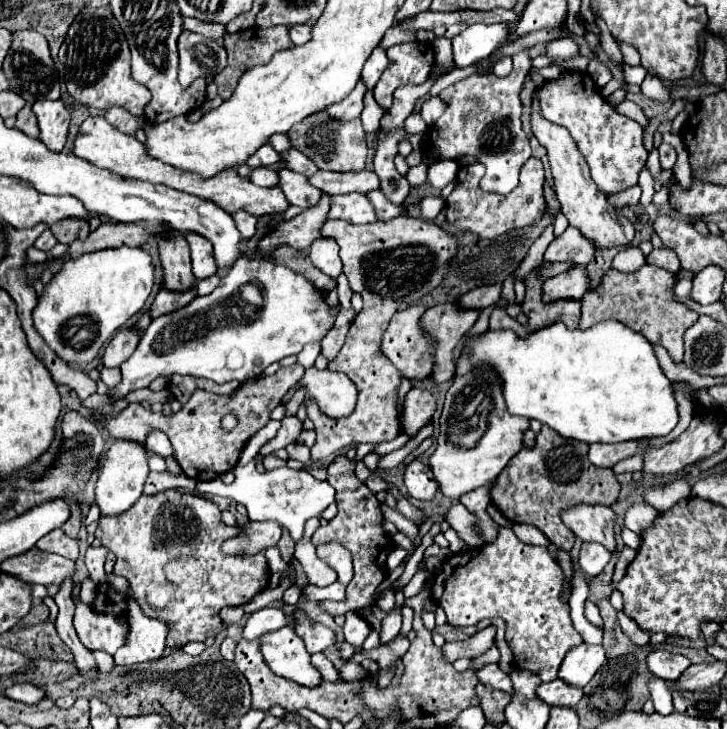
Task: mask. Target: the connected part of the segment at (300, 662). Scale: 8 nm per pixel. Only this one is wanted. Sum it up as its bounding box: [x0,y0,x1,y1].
[259,626,321,686]

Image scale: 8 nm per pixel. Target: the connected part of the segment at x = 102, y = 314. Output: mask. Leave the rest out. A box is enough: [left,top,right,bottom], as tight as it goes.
[33,248,153,364]

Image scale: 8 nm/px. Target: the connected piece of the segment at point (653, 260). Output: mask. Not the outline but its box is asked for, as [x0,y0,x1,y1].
[646,247,681,273]

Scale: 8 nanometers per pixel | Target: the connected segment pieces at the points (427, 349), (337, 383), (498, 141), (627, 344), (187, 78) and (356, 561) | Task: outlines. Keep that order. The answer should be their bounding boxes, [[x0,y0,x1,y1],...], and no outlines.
[[381,304,433,380],[301,366,357,418],[427,50,531,194],[463,320,679,442],[179,30,227,88],[311,454,395,617]]

